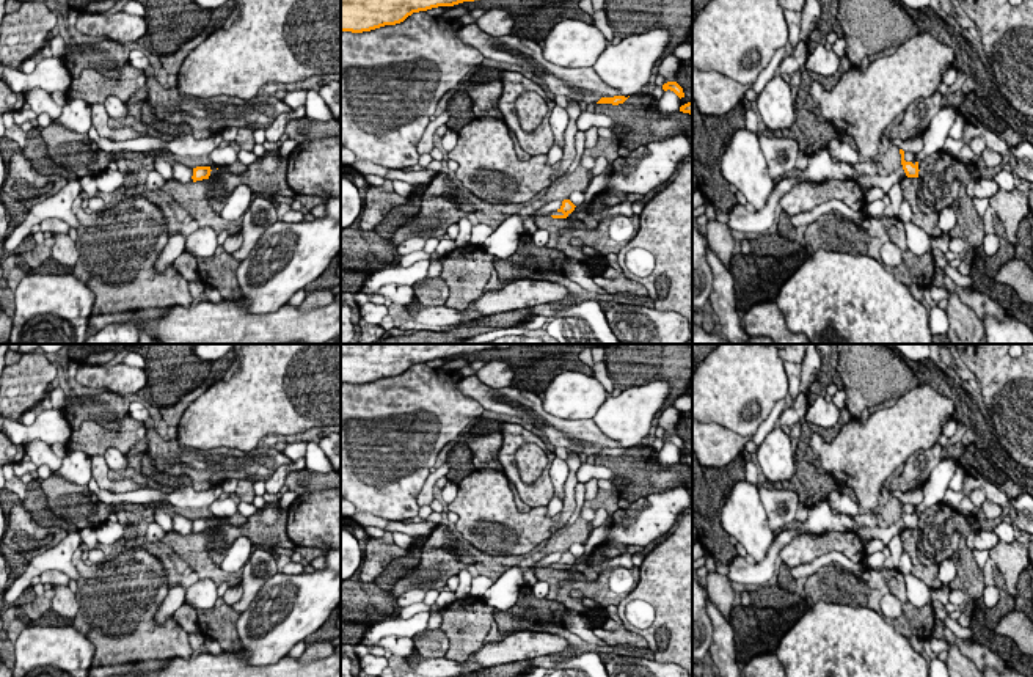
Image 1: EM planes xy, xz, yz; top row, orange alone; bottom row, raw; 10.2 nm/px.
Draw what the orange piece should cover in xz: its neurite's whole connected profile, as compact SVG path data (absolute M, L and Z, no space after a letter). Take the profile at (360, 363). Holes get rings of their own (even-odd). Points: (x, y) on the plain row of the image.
M341 344L341 385L363 385L403 374L408 368L438 358L496 349L499 344Z

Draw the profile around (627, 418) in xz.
M652 382L623 390L619 396L608 396L592 418L597 427L620 448L637 446L655 423L670 393L667 382Z

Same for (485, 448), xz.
M499 432L487 435L471 435L468 446L473 451L473 463L476 470L498 470L504 471L498 452L502 446L502 435Z

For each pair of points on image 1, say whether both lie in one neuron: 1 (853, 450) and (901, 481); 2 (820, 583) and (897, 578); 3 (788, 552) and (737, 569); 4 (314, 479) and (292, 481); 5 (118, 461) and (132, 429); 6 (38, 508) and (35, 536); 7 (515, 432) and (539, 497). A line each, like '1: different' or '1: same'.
1: different
2: same
3: different
4: same
5: different
6: different
7: same

